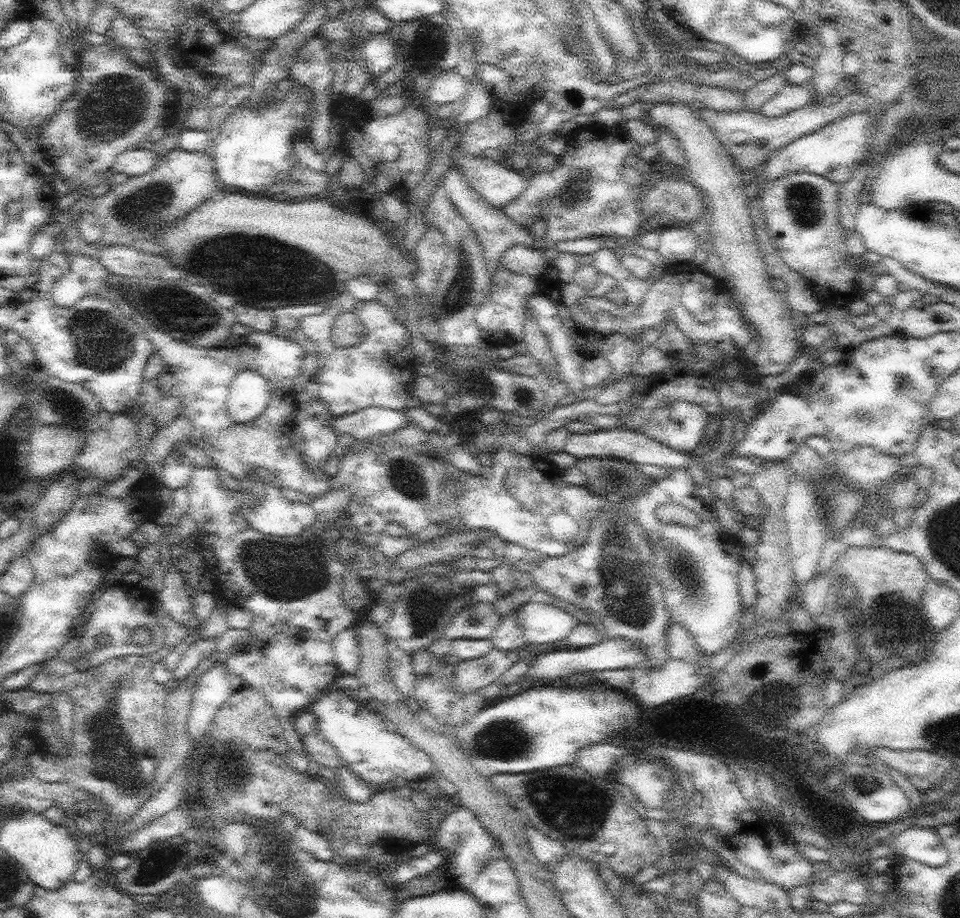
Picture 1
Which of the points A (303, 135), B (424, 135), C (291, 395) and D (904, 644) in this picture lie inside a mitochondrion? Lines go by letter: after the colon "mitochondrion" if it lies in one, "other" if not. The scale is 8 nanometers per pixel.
A: other
B: other
C: other
D: mitochondrion

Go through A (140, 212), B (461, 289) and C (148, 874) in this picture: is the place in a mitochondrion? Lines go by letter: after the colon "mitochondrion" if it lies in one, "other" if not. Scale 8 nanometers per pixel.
A: mitochondrion
B: mitochondrion
C: mitochondrion

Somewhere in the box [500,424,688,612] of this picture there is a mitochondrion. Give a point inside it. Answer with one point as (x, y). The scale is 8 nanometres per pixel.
(618, 477)

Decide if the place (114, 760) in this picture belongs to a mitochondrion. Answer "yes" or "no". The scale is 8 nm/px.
yes

